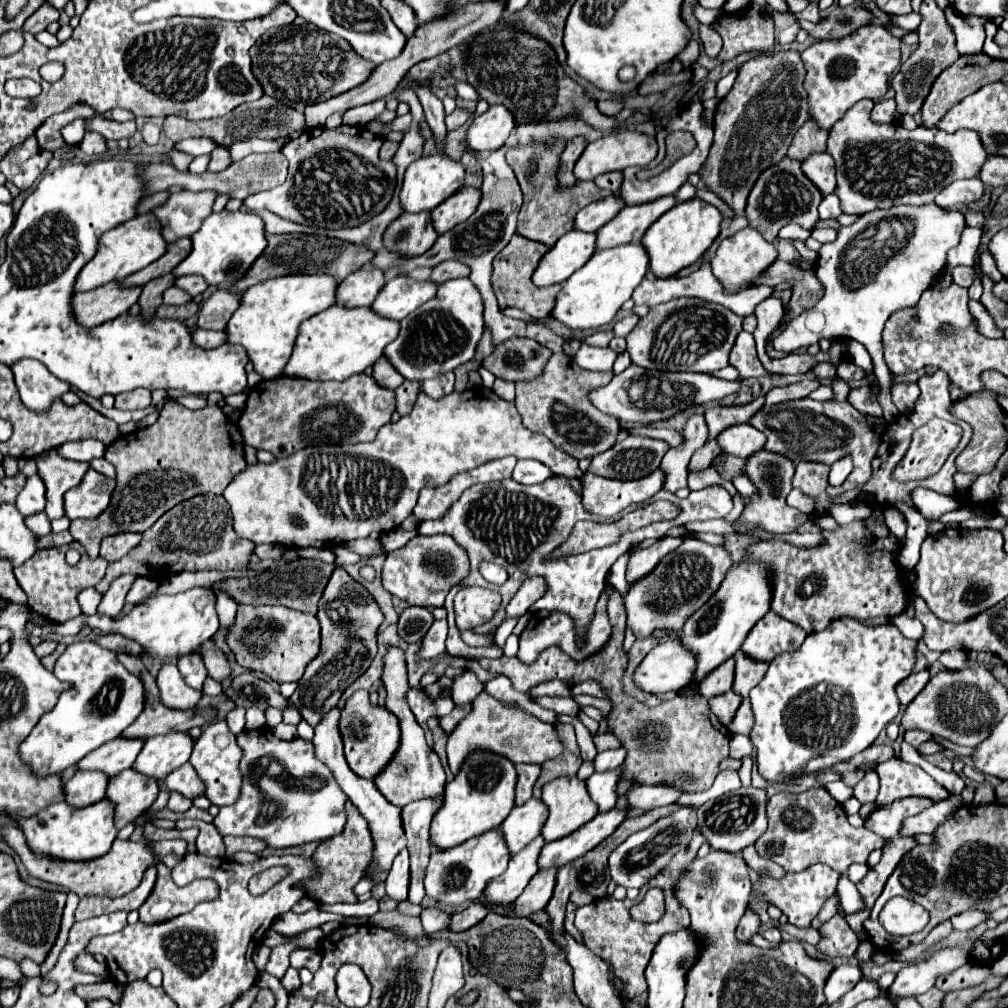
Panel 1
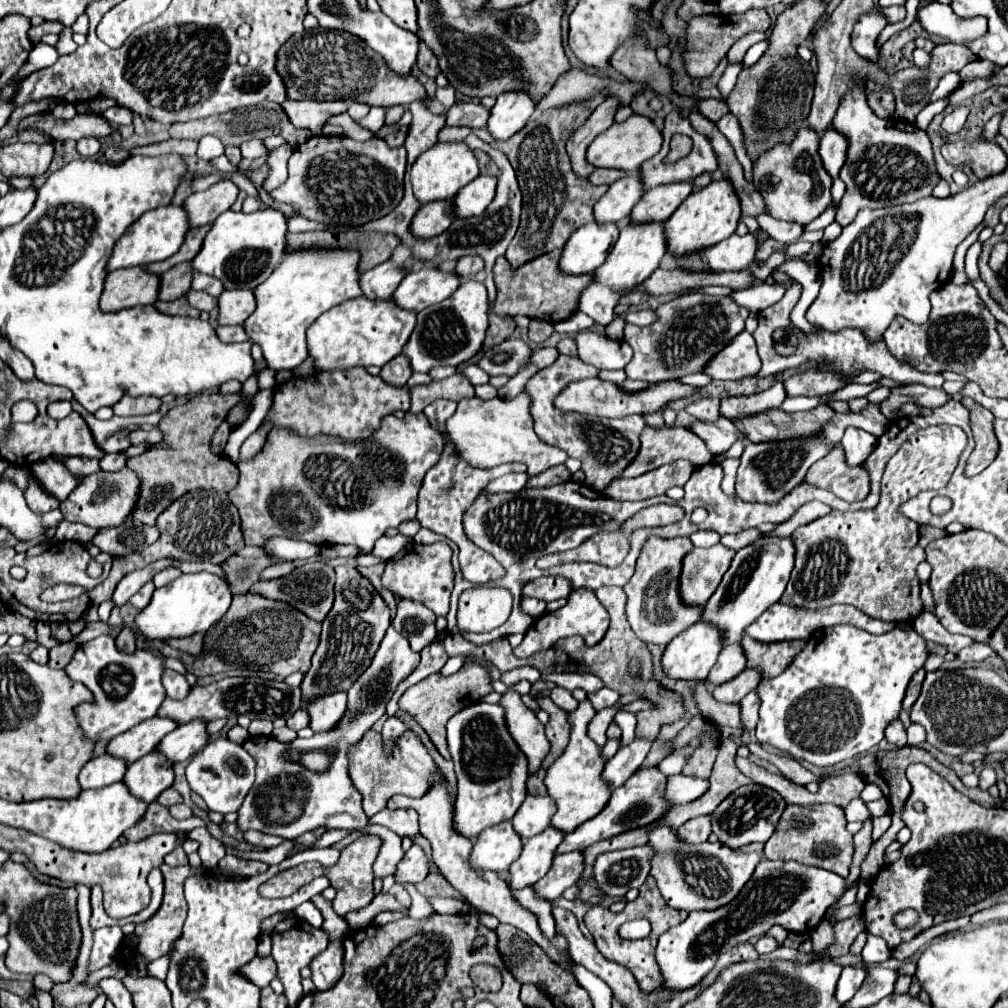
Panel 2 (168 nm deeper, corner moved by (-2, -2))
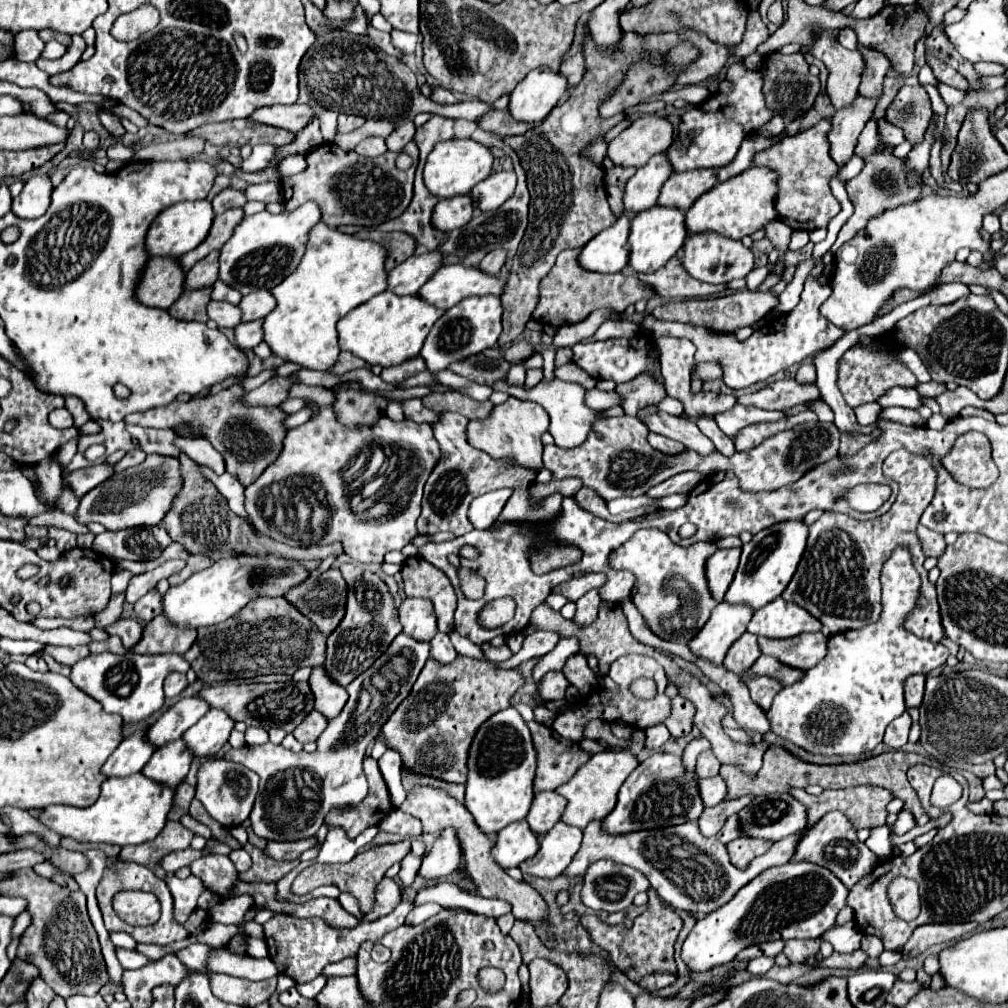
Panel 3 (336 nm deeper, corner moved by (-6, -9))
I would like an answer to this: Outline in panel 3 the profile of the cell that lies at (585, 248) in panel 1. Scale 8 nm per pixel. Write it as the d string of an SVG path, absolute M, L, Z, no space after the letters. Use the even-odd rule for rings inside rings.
M625 215L619 217L607 231L601 231L583 247L579 263L587 271L599 273L617 273L623 267L627 267L629 229L629 219Z

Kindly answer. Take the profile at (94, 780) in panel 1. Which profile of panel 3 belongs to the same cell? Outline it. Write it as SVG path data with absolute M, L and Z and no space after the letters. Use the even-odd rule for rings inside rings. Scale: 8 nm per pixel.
M141 729L129 735L107 759L103 765L103 773L107 777L125 777L137 773L145 767L149 757L153 755L155 745L147 741L147 729Z

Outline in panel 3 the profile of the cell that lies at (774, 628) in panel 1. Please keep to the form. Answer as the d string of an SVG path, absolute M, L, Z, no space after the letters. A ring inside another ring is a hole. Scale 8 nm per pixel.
M779 597L753 613L747 631L771 639L787 639L803 631L821 631L821 623L803 607Z

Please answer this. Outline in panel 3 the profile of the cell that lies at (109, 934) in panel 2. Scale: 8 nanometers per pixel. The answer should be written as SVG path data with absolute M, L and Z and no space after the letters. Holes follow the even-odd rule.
M117 949L119 953L119 961L121 961L121 965L125 967L125 969L139 969L139 967L145 967L145 965L151 965L151 963L155 963L153 959L149 959L149 957L145 957L143 953L139 953L139 951L127 951L127 949Z

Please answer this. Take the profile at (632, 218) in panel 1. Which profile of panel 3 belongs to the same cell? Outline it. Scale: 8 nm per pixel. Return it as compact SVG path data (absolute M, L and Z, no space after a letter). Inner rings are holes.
M695 169L685 173L673 173L661 187L661 195L657 203L687 211L715 183L717 183L715 169Z

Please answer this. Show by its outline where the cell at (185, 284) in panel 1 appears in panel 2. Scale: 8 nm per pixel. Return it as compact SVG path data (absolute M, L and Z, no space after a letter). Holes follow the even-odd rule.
M195 272L195 276L193 276L191 288L193 288L193 290L203 290L203 292L207 292L207 294L211 294L211 296L219 296L219 294L223 292L223 284L221 284L217 278L207 276L207 274L197 274L197 272Z

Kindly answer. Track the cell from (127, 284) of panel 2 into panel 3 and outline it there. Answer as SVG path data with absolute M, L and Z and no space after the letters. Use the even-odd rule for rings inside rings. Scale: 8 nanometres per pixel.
M151 257L137 285L137 299L145 305L169 309L185 291L185 273L177 259Z

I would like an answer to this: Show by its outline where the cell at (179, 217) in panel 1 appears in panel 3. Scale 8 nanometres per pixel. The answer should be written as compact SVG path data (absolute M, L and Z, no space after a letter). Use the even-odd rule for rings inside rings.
M223 189L215 199L213 199L213 209L215 209L215 215L221 215L223 211L231 209L231 207L243 207L247 203L247 197L243 191L237 191L237 189Z

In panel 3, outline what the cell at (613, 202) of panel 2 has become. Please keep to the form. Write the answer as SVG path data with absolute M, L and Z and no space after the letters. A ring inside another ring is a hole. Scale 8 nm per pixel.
M667 151L655 155L655 159L649 159L649 163L627 181L625 187L625 209L645 211L657 203L659 191L663 183L671 177L673 167L667 159Z

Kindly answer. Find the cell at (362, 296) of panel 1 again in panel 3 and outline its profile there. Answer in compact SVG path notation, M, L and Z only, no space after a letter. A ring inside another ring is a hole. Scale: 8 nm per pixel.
M427 251L423 255L413 255L389 273L389 291L397 295L413 295L417 293L431 275L441 267L443 253L441 251Z

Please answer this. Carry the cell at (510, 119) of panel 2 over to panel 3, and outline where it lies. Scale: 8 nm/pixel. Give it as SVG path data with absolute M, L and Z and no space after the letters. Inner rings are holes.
M537 67L511 91L509 111L517 121L541 121L561 101L565 91L567 79L561 73Z

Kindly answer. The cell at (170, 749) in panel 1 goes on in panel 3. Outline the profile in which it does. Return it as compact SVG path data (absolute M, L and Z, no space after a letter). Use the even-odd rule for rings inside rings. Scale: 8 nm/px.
M211 709L191 729L187 729L183 739L193 749L195 757L211 757L227 743L233 725L235 723L225 715L225 711Z

